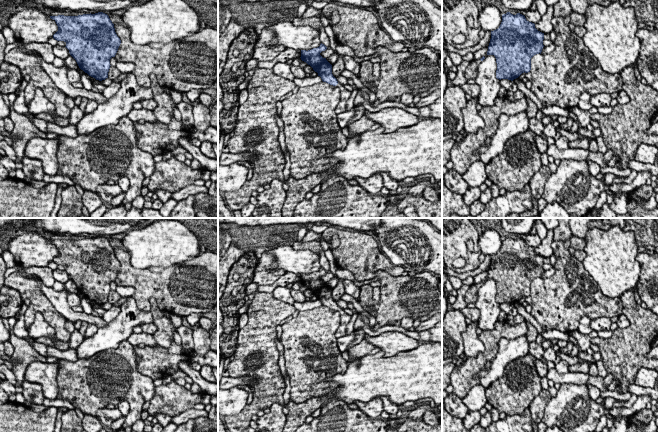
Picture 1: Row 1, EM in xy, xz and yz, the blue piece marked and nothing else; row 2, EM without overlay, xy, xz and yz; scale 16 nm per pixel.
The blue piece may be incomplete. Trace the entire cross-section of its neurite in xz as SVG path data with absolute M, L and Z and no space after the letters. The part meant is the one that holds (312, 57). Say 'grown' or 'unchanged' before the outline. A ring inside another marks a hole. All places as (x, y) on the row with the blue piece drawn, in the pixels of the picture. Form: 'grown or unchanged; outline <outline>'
grown; outline M320 44L319 47L311 50L301 50L301 60L310 65L318 76L321 77L323 82L330 85L337 86L340 89L340 102L335 109L335 113L343 113L346 111L346 103L351 96L351 91L347 90L343 84L339 83L332 74L332 65L323 58L320 53L325 51L327 47L324 44Z

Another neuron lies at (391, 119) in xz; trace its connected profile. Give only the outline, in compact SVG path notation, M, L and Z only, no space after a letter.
M396 107L384 108L378 112L365 109L364 116L380 124L384 128L384 133L391 133L419 122L418 116Z

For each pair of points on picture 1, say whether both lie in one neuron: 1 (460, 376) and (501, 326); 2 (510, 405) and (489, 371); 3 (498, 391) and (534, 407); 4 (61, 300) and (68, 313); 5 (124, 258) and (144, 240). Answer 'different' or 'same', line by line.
1: same
2: different
3: different
4: same
5: different

